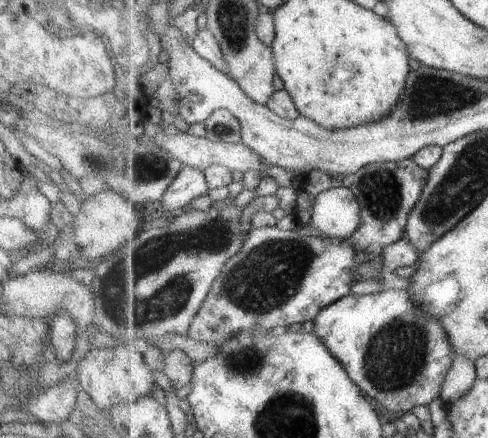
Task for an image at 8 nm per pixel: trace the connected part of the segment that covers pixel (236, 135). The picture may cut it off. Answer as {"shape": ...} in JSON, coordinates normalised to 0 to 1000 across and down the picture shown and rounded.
{"shape":[[[447,249],[424,274],[426,315],[449,326],[496,326],[498,288],[494,274],[467,249]]]}

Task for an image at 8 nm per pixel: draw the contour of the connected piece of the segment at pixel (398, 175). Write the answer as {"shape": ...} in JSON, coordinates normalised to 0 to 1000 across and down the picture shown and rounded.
{"shape":[[[850,358],[824,370],[762,372],[740,384],[732,395],[711,400],[691,402],[662,388],[645,388],[621,413],[619,427],[609,432],[617,452],[607,495],[623,511],[623,523],[639,507],[645,461],[656,443],[691,425],[721,432],[744,470],[744,505],[740,518],[721,539],[697,548],[725,559],[734,584],[762,598],[762,607],[779,619],[766,623],[756,639],[783,639],[787,626],[781,619],[791,616],[787,573],[830,543],[838,493],[863,459],[881,402],[883,390],[861,379]]]}

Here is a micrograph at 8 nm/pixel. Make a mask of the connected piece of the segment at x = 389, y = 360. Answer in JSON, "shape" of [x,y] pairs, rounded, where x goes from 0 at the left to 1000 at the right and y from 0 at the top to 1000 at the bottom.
{"shape":[[[799,662],[787,669],[758,669],[752,674],[713,674],[693,689],[678,694],[672,703],[666,703],[643,733],[643,758],[689,811],[689,817],[705,833],[705,840],[711,840],[721,868],[727,868],[730,877],[736,877],[738,886],[746,895],[752,895],[758,909],[770,913],[770,918],[787,927],[789,934],[816,943],[816,947],[838,943],[840,936],[848,936],[848,927],[861,927],[861,922],[877,927],[885,913],[904,909],[902,900],[906,900],[906,890],[910,890],[914,854],[918,854],[918,849],[926,845],[926,836],[930,836],[930,804],[924,792],[924,772],[908,735],[893,735],[893,726],[898,724],[881,726],[883,715],[877,715],[873,705],[865,705],[869,708],[869,712],[865,712],[861,703],[859,692],[836,662]]]}

